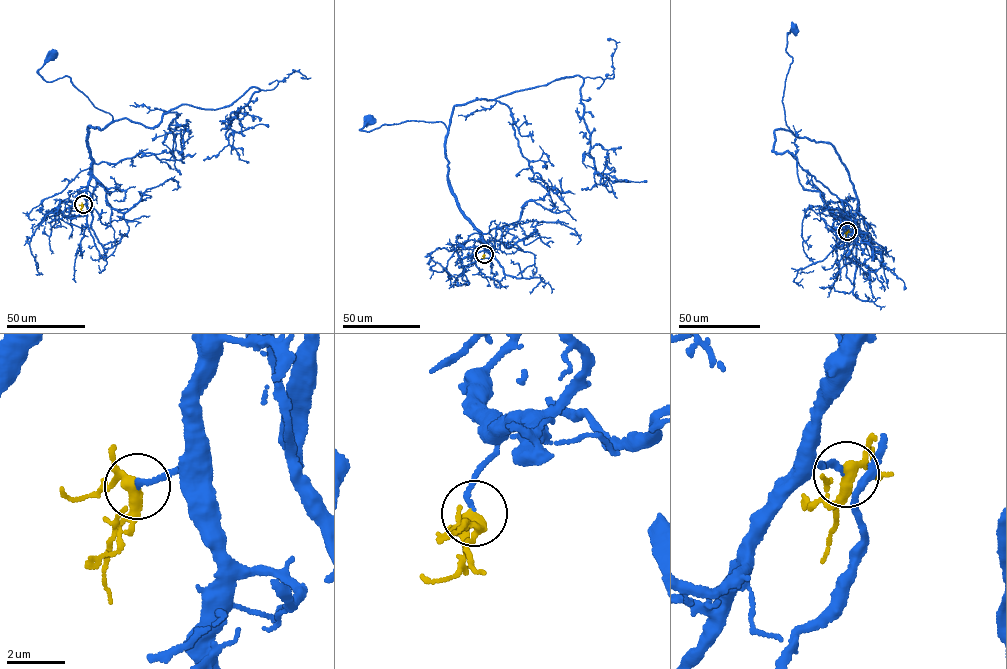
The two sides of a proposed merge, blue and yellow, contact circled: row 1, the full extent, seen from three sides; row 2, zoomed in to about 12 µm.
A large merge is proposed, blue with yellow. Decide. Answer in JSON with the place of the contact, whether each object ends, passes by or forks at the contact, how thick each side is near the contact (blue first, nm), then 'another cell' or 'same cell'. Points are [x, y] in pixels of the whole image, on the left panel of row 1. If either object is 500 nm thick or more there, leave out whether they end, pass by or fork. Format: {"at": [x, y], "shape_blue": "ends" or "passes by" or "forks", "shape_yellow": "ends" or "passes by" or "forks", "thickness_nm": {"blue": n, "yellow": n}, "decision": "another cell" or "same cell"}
{"at": [83, 204], "shape_blue": "ends", "shape_yellow": "forks", "thickness_nm": {"blue": 160, "yellow": 280}, "decision": "same cell"}

